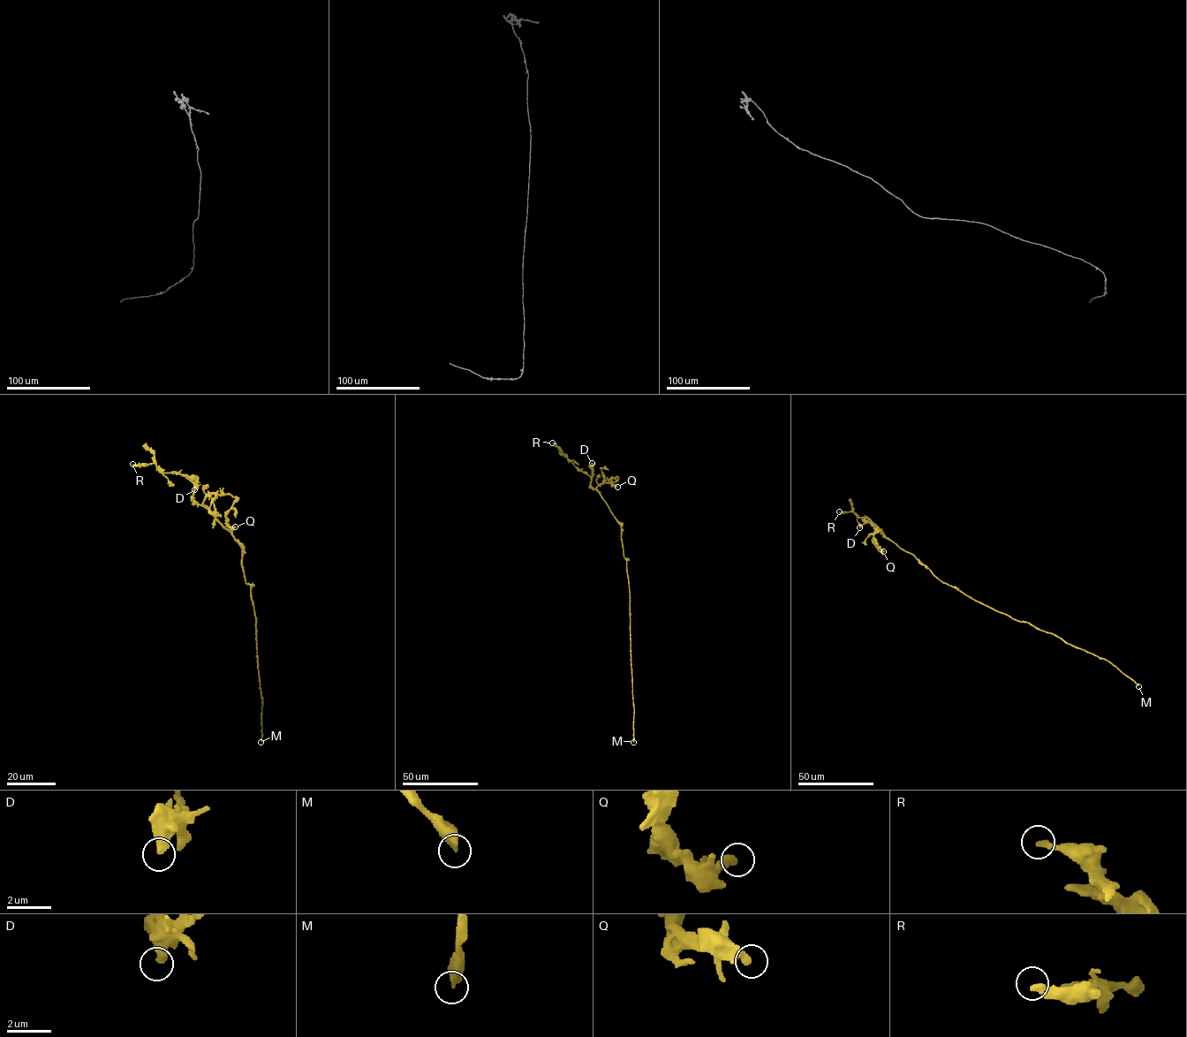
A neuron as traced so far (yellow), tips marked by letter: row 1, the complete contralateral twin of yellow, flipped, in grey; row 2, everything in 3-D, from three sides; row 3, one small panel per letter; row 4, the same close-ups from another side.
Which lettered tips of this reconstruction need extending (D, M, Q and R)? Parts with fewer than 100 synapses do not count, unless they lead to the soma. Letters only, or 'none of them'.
M

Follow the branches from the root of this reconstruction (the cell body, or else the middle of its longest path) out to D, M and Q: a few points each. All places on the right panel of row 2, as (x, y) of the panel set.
D: (973, 599), (939, 579), (912, 555), (887, 538), (875, 525), (865, 522), (859, 527)
M: (973, 599), (1106, 659), (1138, 686)
Q: (973, 599), (940, 581), (912, 555), (899, 548), (879, 530), (874, 534), (873, 541), (883, 551)

